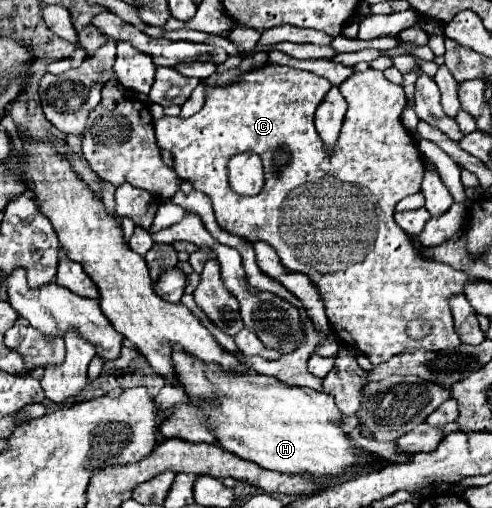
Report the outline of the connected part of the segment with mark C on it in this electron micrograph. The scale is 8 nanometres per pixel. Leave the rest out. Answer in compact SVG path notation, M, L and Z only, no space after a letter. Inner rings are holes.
M264 65L260 69L242 73L234 85L208 87L206 103L196 115L186 119L166 115L160 117L154 123L156 141L160 149L172 153L174 171L178 177L190 181L196 191L202 191L210 197L216 221L224 231L248 239L250 243L266 241L276 249L282 265L288 271L306 273L314 281L324 299L326 315L332 329L336 331L336 337L346 345L360 349L374 365L384 363L406 349L452 349L460 343L460 339L454 331L450 299L464 293L464 287L472 281L472 275L454 269L448 263L426 259L422 255L422 247L416 247L394 221L394 205L406 195L420 191L422 175L426 171L414 137L400 123L400 113L406 107L404 89L390 83L378 69L352 73L344 83L340 83L338 89L348 103L348 111L334 153L328 153L316 133L314 111L330 87L332 83L328 79L310 71L284 65ZM242 151L254 151L264 161L266 185L254 197L242 197L234 193L228 187L226 169L222 169L222 165L226 165L234 153ZM280 151L290 155L284 165L276 163ZM388 211L390 233L386 229ZM412 319L432 323L430 333L422 339L410 339L406 327Z

